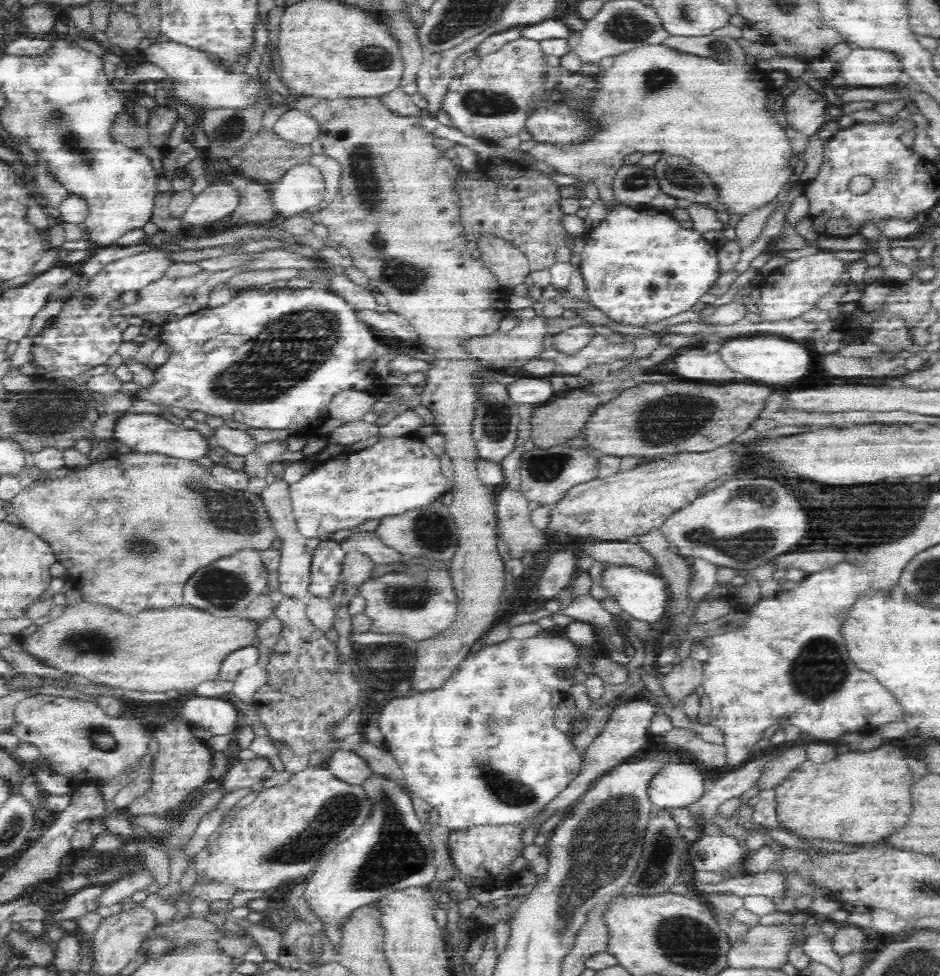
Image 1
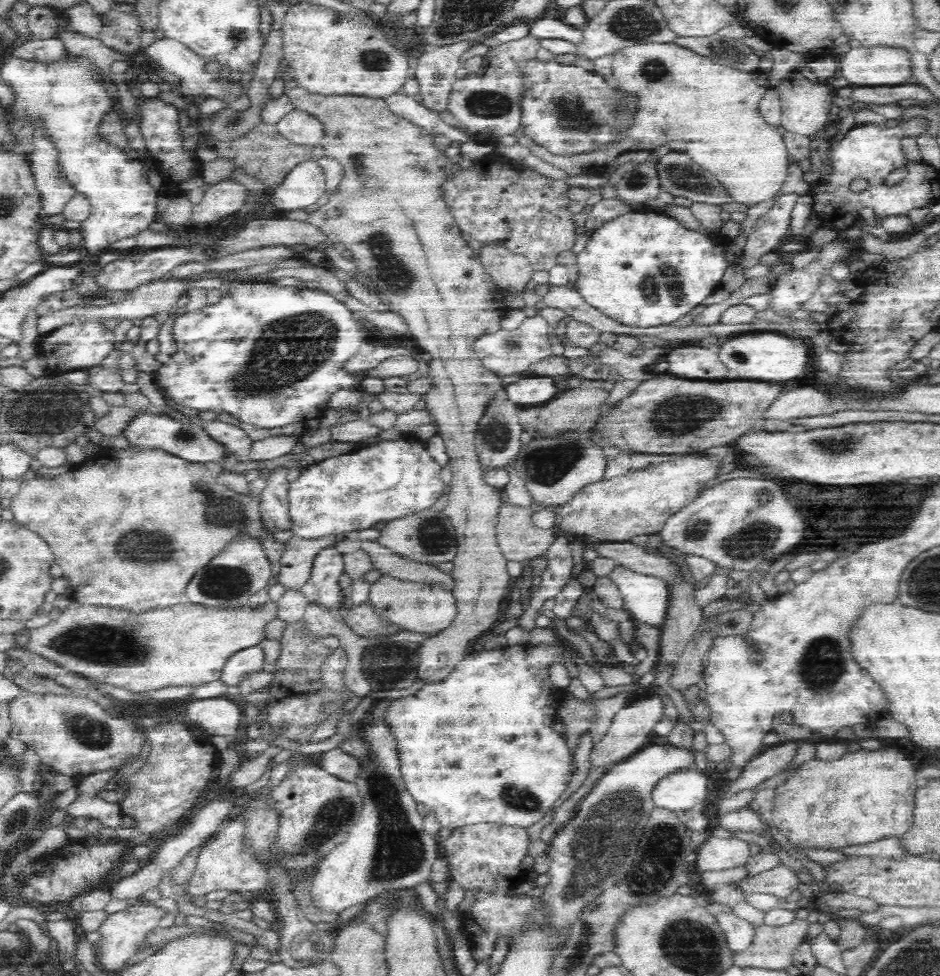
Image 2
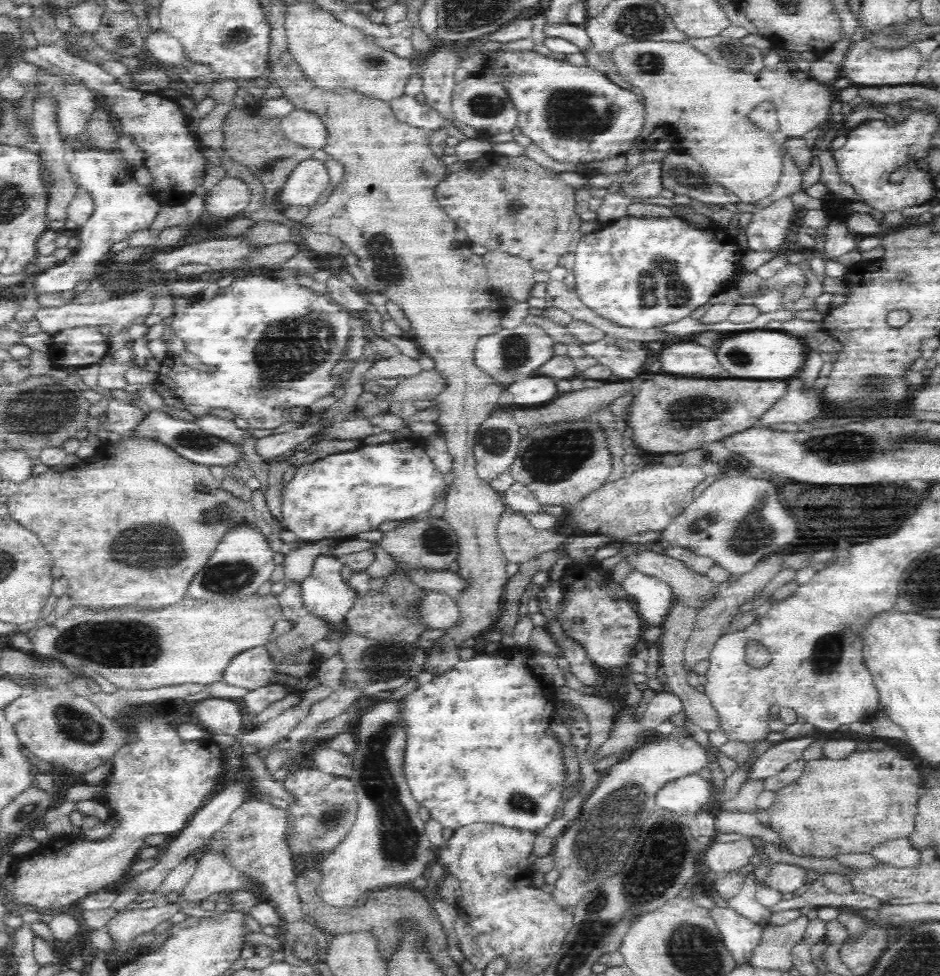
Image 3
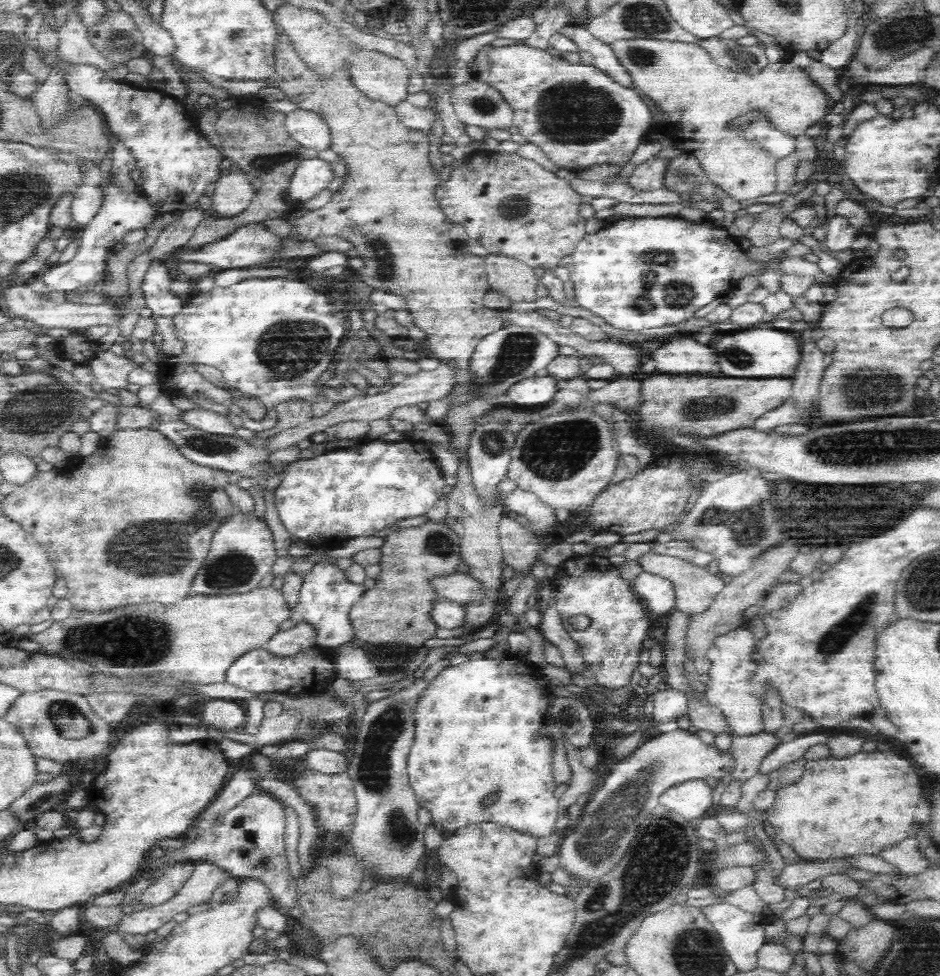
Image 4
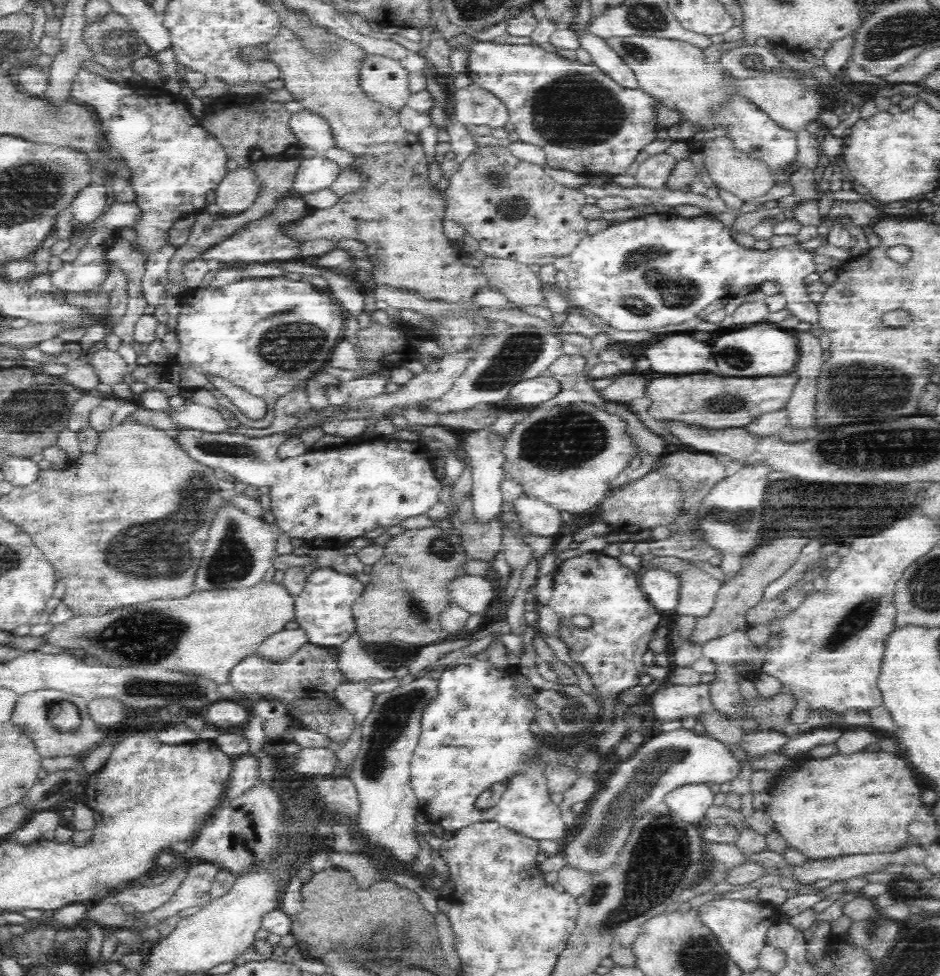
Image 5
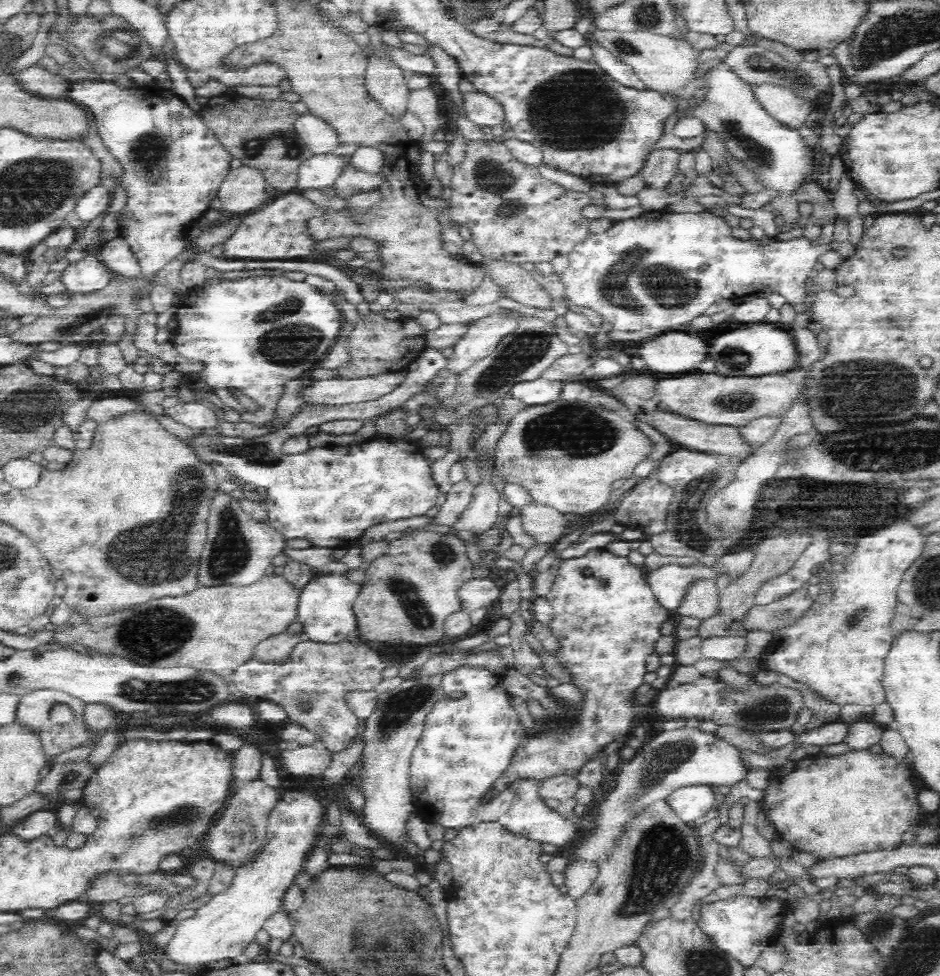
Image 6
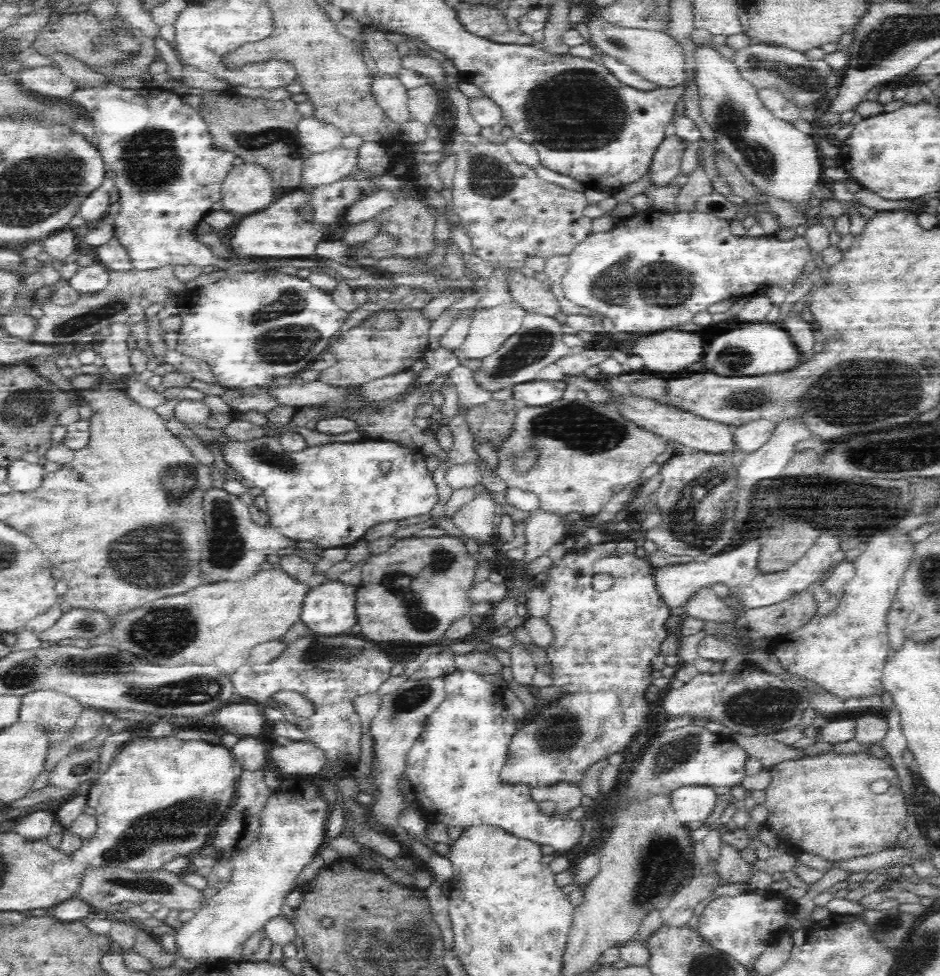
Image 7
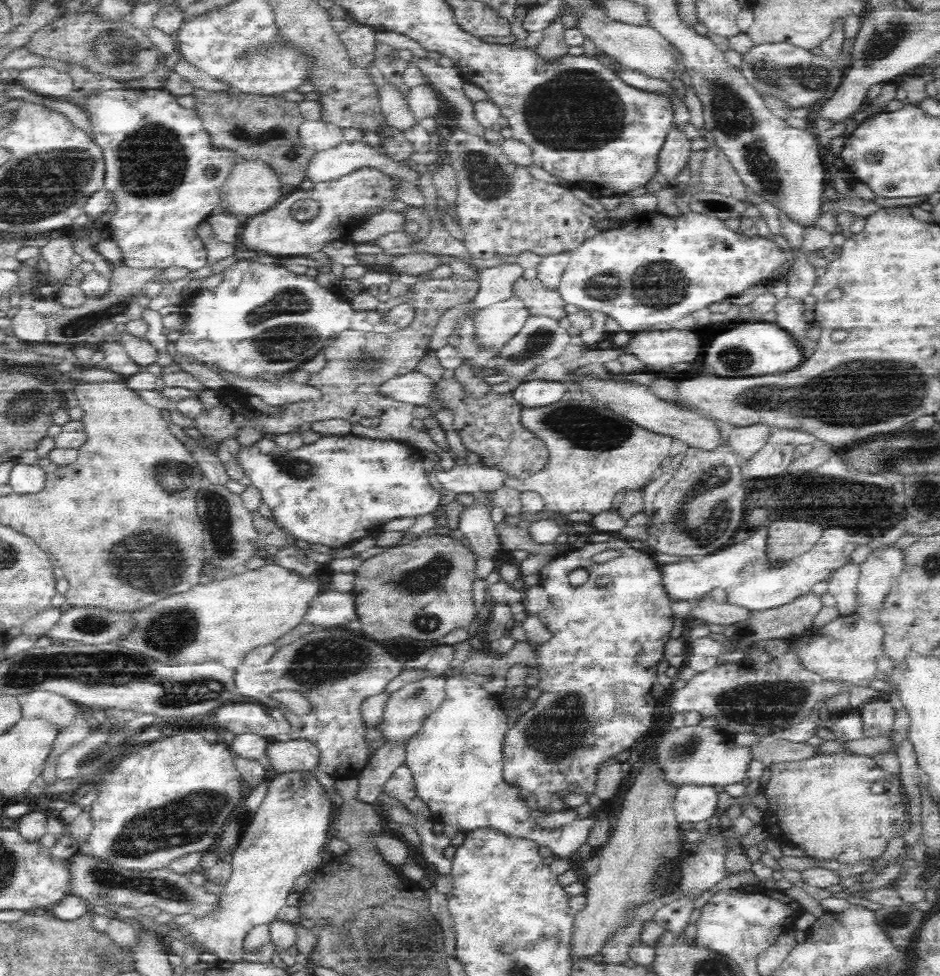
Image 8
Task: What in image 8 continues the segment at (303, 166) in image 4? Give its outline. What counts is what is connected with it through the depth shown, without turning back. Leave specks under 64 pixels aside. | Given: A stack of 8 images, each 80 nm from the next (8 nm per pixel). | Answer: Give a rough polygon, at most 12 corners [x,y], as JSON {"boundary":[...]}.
{"boundary":[[344,139],[317,152],[306,167],[314,184],[368,167],[417,183],[420,174],[372,150]]}

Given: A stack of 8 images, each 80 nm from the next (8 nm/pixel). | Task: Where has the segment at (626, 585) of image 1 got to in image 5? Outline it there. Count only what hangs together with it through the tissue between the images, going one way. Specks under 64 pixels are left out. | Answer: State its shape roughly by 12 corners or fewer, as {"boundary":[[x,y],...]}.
{"boundary":[[646,570],[638,585],[657,612],[678,605],[674,571]]}

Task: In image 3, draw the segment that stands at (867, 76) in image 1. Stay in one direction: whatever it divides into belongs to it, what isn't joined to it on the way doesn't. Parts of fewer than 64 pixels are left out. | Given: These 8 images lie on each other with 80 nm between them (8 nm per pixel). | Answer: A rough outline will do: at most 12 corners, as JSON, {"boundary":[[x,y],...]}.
{"boundary":[[910,44],[849,46],[841,76],[860,87],[916,84]]}

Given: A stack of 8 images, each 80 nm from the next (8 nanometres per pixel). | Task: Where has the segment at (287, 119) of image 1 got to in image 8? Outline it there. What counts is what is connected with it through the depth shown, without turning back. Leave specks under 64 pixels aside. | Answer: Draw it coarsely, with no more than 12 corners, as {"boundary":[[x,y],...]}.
{"boundary":[[320,120],[299,126],[302,144],[314,152],[338,146],[342,129]]}

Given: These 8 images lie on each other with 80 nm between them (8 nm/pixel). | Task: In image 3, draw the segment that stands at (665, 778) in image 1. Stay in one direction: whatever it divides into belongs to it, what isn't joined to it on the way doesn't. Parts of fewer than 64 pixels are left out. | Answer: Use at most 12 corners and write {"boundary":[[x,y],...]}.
{"boundary":[[699,773],[665,782],[658,809],[694,816],[713,800]]}

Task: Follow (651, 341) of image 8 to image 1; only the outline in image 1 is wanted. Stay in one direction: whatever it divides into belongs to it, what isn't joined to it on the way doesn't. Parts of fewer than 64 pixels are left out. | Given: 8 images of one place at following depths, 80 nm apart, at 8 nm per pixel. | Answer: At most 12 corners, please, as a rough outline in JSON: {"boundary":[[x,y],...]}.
{"boundary":[[686,350],[676,356],[688,380],[728,384],[736,374],[718,352]]}

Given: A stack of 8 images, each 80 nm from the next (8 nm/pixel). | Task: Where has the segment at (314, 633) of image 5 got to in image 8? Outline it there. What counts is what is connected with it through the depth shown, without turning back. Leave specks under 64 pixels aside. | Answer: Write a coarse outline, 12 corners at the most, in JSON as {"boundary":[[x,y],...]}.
{"boundary":[[327,586],[307,606],[304,623],[348,628],[354,594]]}

